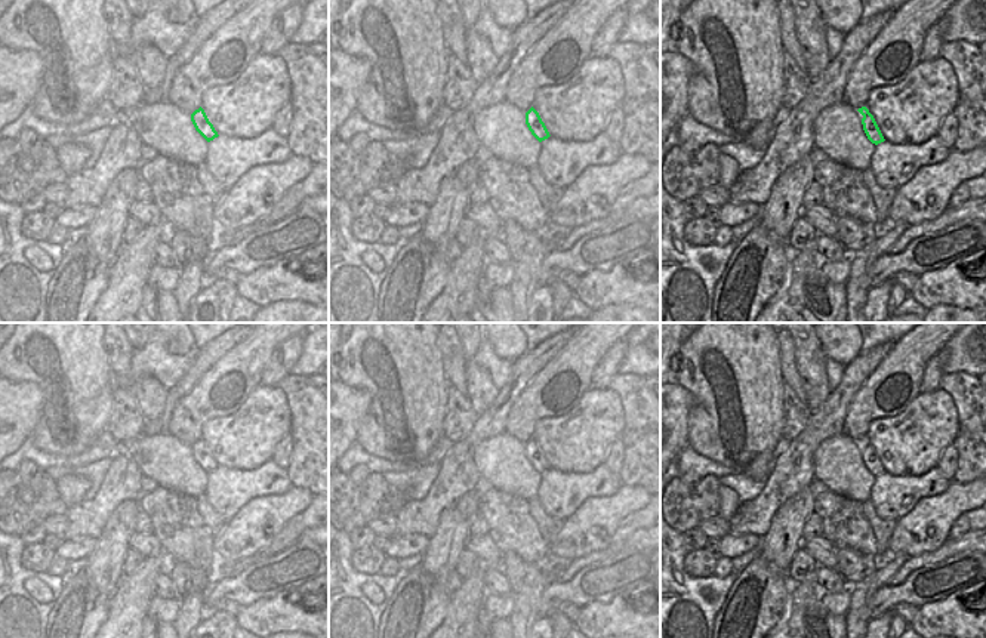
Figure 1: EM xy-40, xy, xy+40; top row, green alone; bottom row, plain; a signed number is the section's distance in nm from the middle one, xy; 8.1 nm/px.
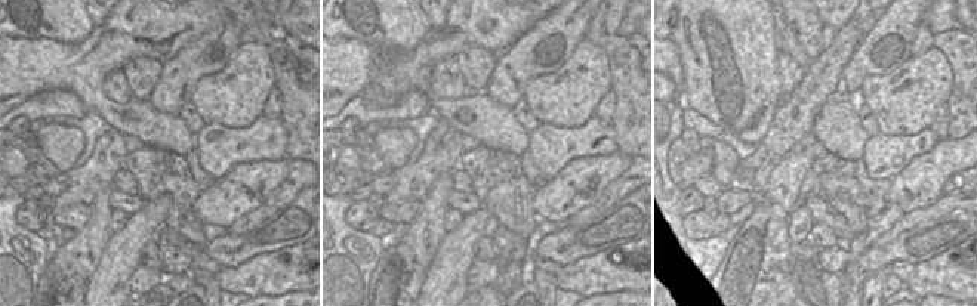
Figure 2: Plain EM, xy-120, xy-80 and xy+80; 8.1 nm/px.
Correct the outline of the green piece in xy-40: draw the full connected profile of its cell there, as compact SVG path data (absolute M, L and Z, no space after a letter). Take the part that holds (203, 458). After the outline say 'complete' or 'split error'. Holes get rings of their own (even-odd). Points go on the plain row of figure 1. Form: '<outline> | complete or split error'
M200 438L191 446L191 453L195 462L207 472L213 472L218 469L218 463L215 462L213 456L209 453L204 441Z | complete

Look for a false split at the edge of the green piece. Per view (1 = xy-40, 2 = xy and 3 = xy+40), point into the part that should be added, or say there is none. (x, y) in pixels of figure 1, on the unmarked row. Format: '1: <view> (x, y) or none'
1: none
2: none
3: none

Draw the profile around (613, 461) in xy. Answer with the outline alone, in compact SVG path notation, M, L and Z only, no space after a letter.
M619 438L608 450L606 460L606 466L614 472L619 474L623 465L623 441Z

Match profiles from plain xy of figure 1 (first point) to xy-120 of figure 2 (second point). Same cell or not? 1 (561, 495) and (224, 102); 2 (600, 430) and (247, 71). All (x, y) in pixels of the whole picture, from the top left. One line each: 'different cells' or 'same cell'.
1: different cells
2: same cell

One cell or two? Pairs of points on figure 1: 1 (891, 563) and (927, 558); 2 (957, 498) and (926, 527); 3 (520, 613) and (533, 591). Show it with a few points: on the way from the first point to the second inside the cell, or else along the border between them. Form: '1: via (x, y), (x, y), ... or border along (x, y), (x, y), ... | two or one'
1: border along (909, 557), (886, 582) | two
2: via (949, 505), (933, 520) | one
3: via (526, 607), (529, 597) | one

